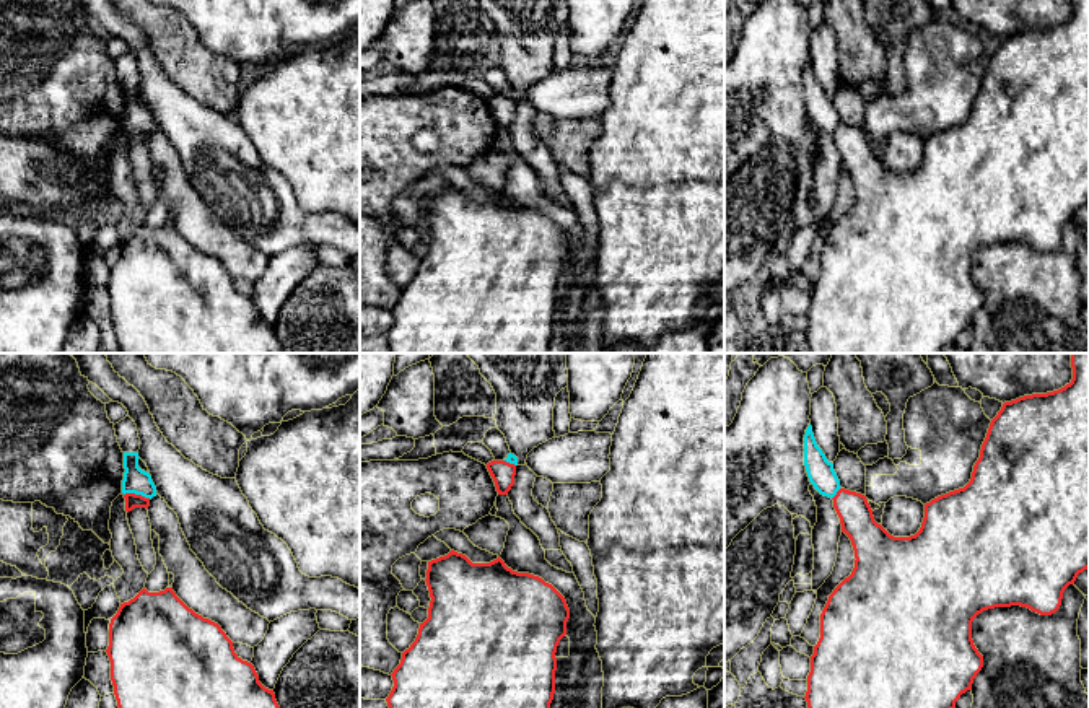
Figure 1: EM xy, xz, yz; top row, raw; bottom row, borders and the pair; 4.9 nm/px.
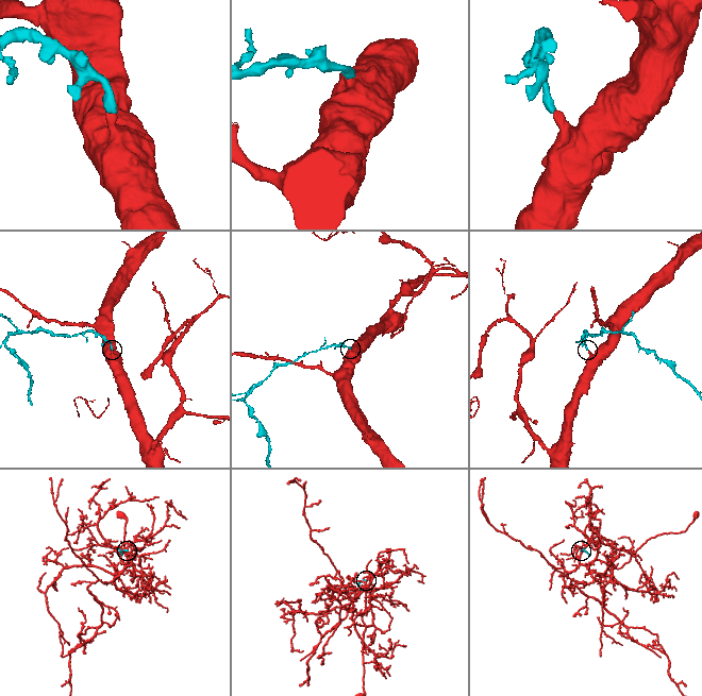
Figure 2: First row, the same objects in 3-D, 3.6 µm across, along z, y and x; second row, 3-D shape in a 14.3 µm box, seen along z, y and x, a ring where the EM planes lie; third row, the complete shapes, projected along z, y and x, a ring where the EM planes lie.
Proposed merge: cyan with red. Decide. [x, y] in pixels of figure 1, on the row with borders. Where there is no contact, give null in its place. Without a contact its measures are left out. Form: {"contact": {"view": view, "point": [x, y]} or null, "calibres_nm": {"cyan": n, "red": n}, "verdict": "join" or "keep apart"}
{"contact": {"view": "xy", "point": [137, 493]}, "calibres_nm": {"cyan": 130, "red": 70}, "verdict": "keep apart"}

